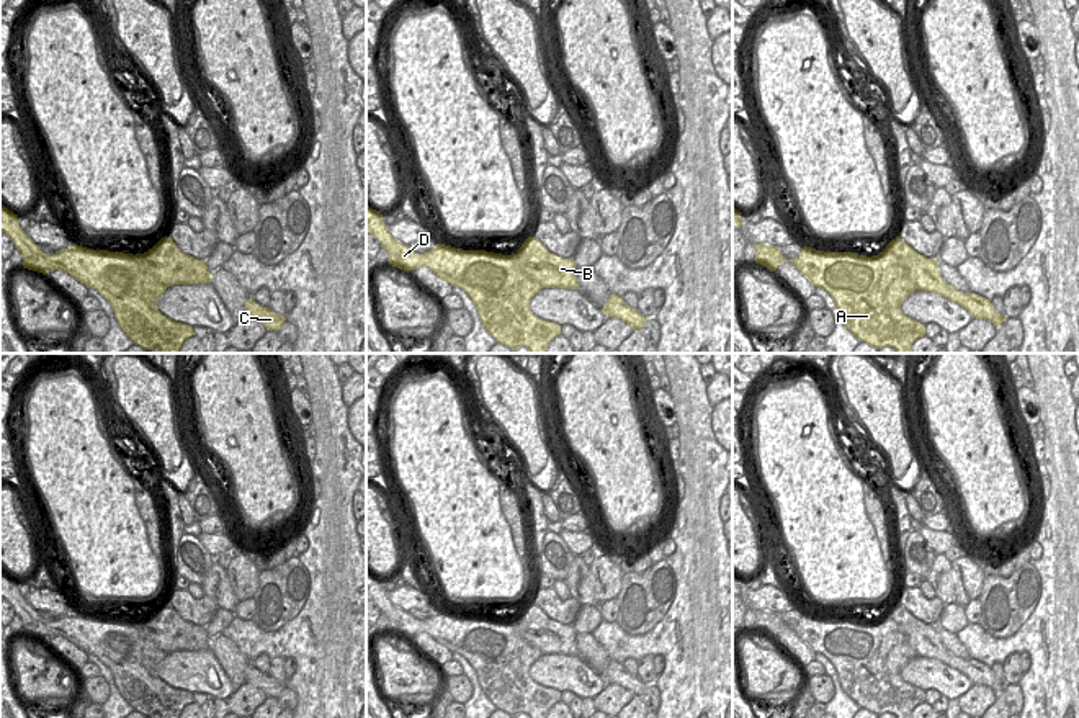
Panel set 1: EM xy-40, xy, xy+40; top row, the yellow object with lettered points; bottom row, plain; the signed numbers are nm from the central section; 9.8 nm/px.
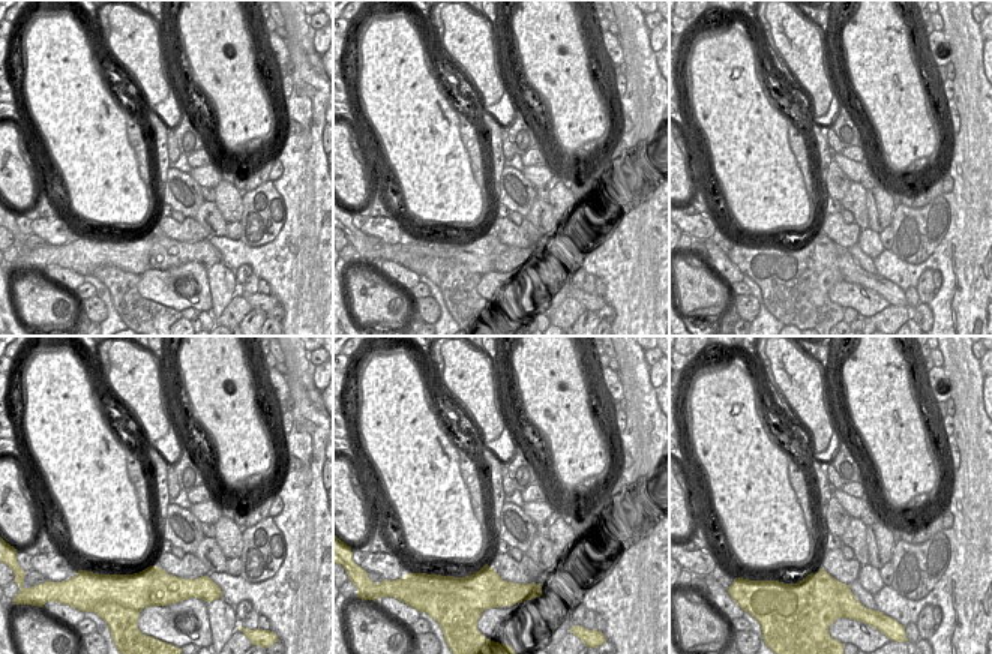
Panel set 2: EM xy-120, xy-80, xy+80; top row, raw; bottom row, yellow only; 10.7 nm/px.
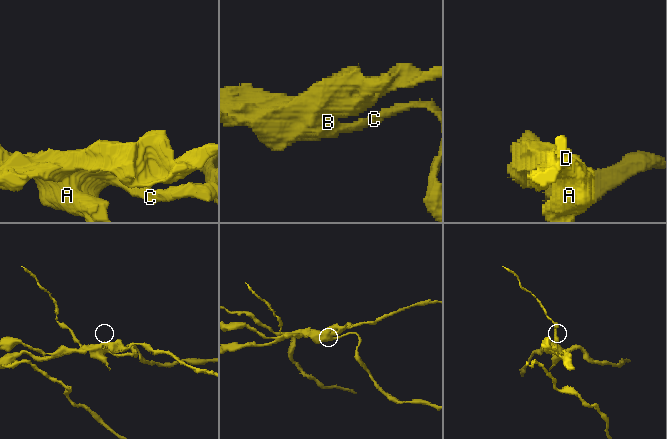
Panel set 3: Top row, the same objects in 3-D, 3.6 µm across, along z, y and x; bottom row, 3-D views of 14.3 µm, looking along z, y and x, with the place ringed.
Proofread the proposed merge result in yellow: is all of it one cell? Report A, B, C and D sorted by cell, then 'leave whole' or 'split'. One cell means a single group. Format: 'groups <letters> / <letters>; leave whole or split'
groups A D / B C; split

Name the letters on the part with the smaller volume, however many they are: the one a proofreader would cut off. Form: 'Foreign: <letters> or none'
Foreign: A, D

